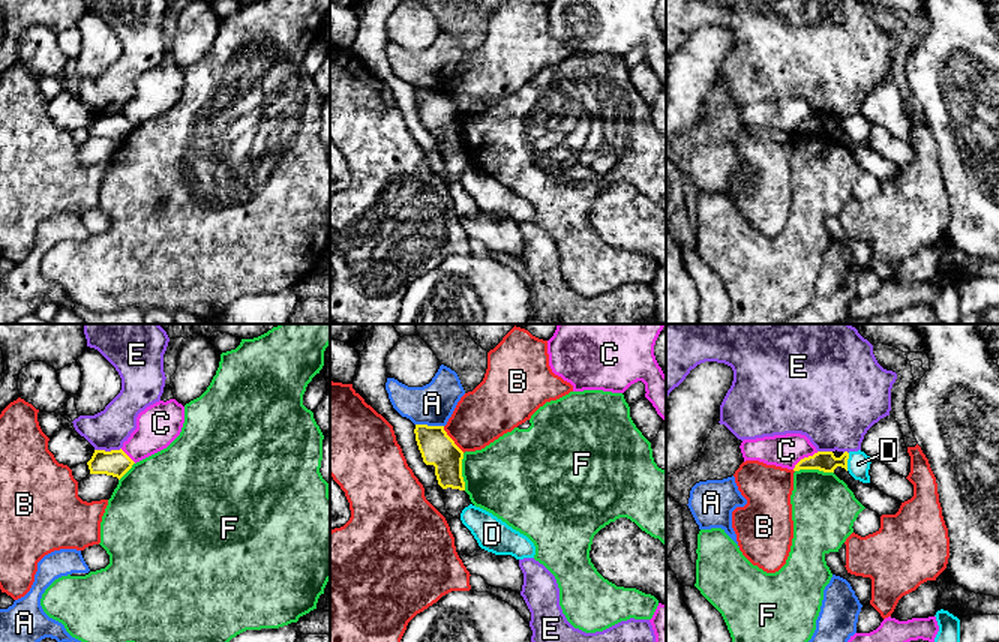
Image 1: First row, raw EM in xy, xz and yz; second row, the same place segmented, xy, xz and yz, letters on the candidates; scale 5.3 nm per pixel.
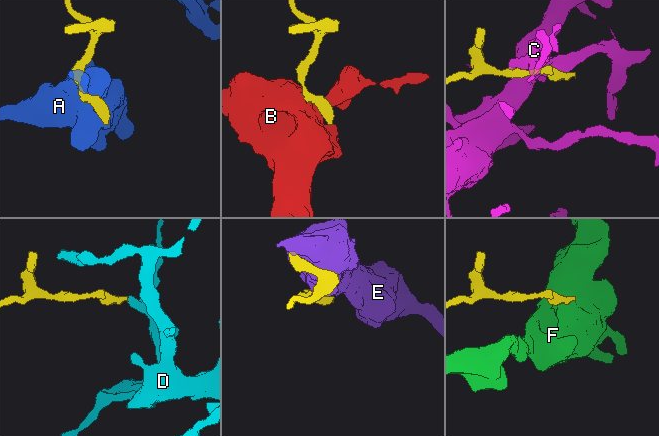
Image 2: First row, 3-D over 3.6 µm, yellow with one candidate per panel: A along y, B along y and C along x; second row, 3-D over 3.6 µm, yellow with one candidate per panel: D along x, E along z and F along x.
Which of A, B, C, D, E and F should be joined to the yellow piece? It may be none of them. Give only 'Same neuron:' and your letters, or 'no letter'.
Same neuron: D

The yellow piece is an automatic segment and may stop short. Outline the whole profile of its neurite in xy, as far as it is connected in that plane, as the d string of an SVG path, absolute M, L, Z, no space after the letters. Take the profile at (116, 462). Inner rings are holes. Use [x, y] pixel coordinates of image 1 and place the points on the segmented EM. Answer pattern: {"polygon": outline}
{"polygon": "M94 450L92 459L87 462L90 474L106 474L118 480L132 468L135 462L120 450Z"}

